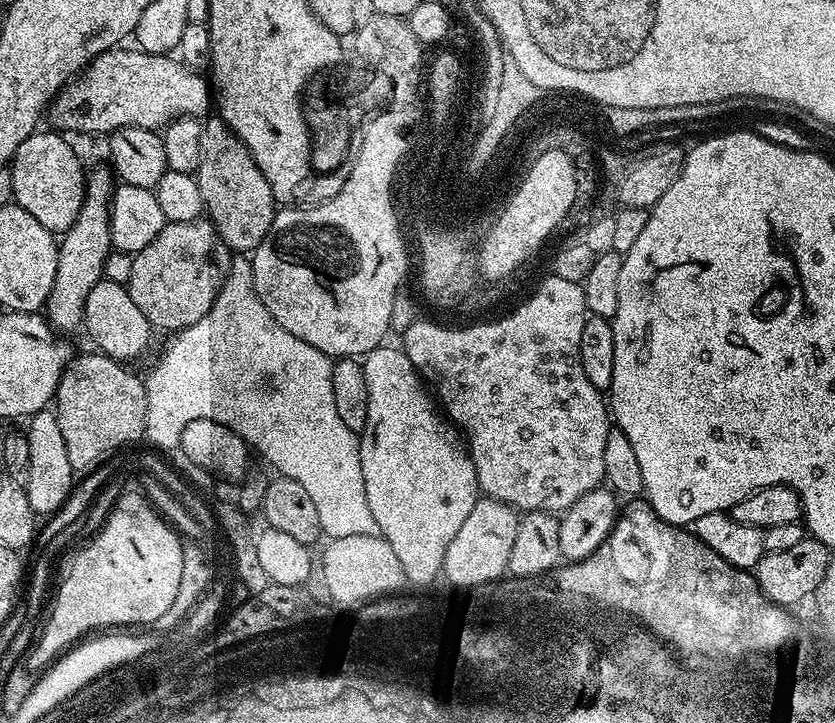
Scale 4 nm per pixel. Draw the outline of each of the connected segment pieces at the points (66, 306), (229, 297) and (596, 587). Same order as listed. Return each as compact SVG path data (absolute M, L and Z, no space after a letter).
M111 167L96 168L87 173L84 181L84 201L82 210L70 230L59 237L56 253L58 270L54 270L54 286L46 305L46 319L53 328L69 334L84 323L86 294L104 276L104 264L109 252L113 251L110 218L112 217L112 194L117 181Z
M233 255L228 274L221 282L209 312L171 338L168 349L161 354L152 373L146 376L144 434L147 443L152 443L156 450L176 450L180 447L182 430L186 430L190 422L198 418L218 422L238 433L255 451L257 448L277 468L280 476L298 482L298 486L310 494L314 510L318 510L320 531L325 537L336 540L350 535L380 535L378 522L374 522L374 514L370 514L370 502L366 502L360 441L357 433L351 432L342 418L338 418L334 406L333 357L278 326L254 290L252 261L247 255Z
M636 498L625 504L628 505L625 508L623 505L622 511L617 515L612 533L604 539L597 552L590 554L584 560L568 562L560 566L560 584L564 584L564 588L576 588L576 592L584 592L584 596L596 596L596 600L608 600L608 604L616 604L616 608L628 608L628 612L636 612L636 616L644 616L644 620L648 620L648 624L652 624L652 628L656 628L656 632L660 632L660 636L668 636L668 640L676 640L676 644L680 644L680 648L692 648L692 652L720 652L720 656L740 656L740 652L752 652L752 648L772 648L772 644L775 644L778 649L785 647L788 634L792 634L796 630L796 624L792 621L791 614L788 613L791 611L787 607L775 604L770 598L766 598L766 594L762 594L762 590L758 586L755 575L749 569L732 567L730 562L726 562L726 558L714 554L714 550L710 550L710 546L706 546L706 542L699 540L695 531L666 522L652 509L652 505L648 503L647 499Z

